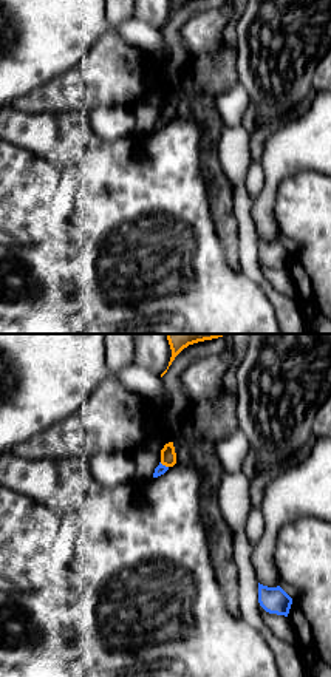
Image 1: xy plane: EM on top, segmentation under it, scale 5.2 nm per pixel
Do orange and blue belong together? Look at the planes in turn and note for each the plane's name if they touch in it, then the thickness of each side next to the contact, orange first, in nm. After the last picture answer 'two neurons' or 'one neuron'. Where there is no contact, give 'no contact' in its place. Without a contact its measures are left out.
contact in xy; calibres 80 and 50 nm

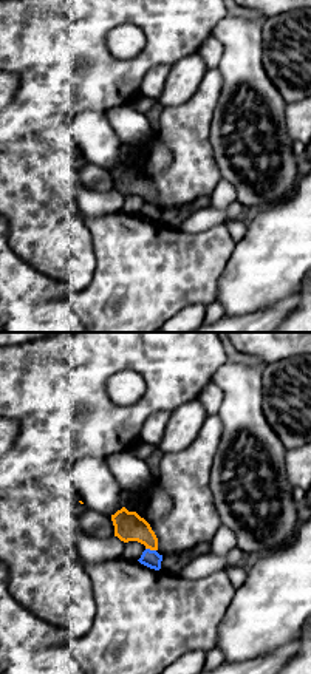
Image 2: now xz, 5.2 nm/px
contact in xz; calibres 160 and 90 nm

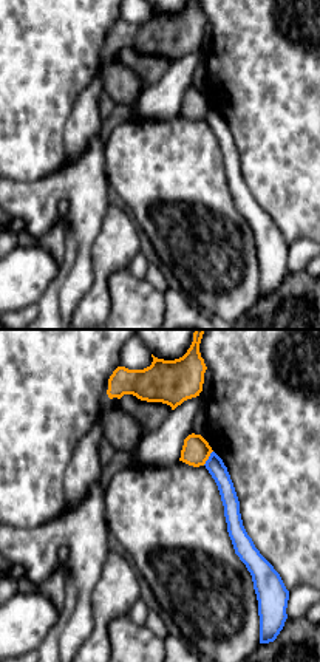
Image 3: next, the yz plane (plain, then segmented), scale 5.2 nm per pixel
contact in yz; calibres 150 and 90 nm

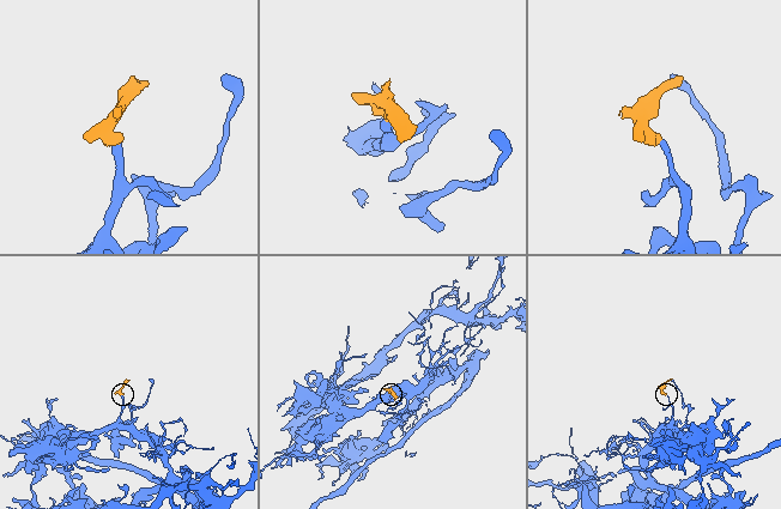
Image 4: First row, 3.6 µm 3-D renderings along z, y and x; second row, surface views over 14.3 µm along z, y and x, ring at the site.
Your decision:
two neurons

